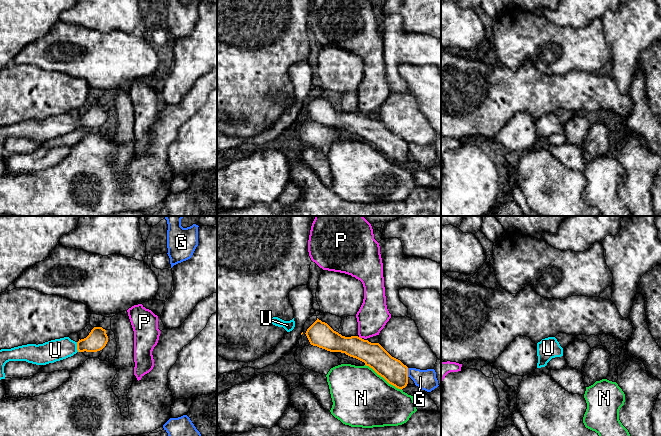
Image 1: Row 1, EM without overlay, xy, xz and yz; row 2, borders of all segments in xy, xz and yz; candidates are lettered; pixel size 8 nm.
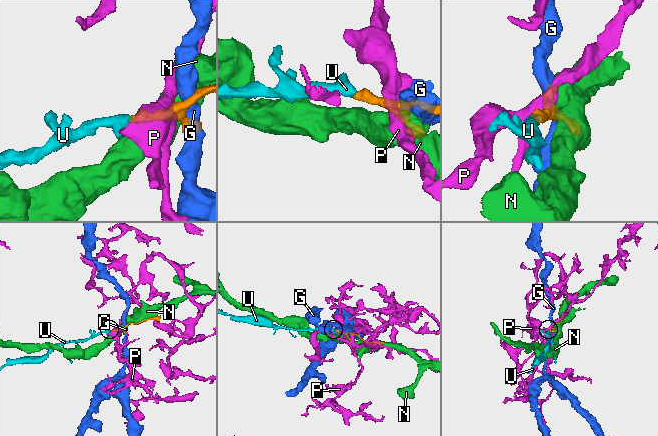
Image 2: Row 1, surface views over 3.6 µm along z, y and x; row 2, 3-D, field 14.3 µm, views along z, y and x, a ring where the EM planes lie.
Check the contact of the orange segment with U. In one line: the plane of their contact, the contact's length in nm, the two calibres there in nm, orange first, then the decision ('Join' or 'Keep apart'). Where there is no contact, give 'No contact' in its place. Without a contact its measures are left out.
Touches orange in xy. Shared border 80 nm. Thickness 160 nm (orange) against 180 nm. Join

